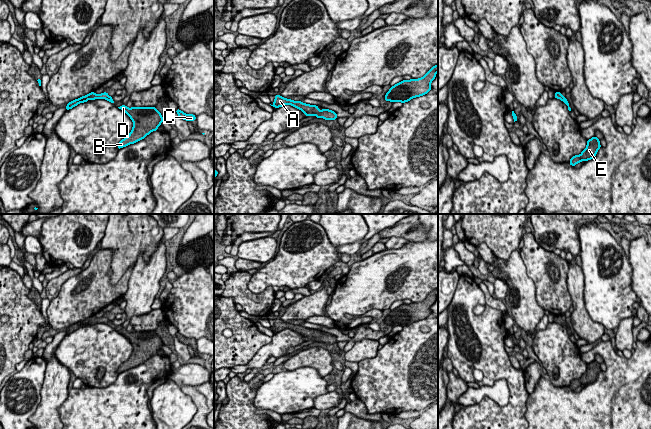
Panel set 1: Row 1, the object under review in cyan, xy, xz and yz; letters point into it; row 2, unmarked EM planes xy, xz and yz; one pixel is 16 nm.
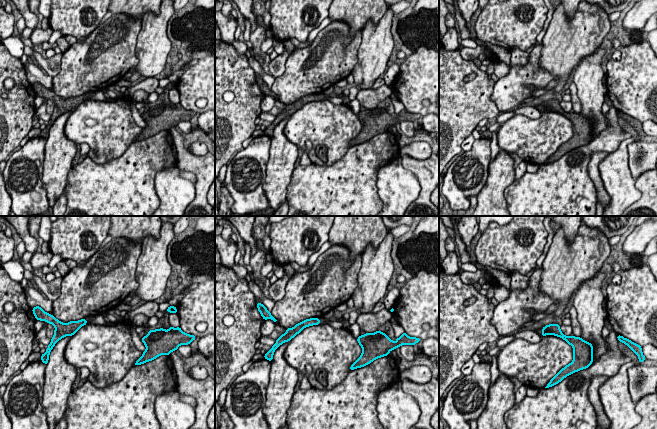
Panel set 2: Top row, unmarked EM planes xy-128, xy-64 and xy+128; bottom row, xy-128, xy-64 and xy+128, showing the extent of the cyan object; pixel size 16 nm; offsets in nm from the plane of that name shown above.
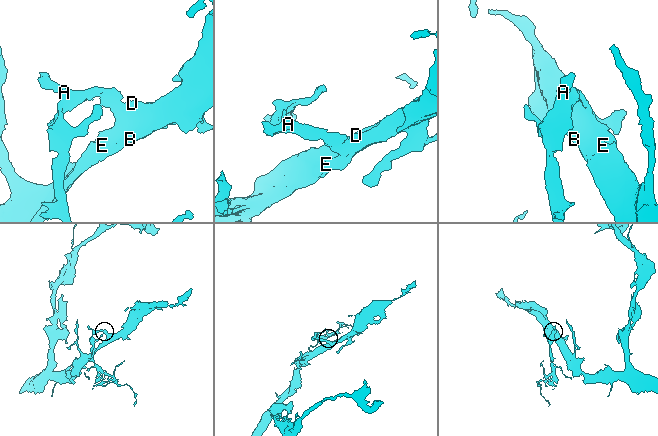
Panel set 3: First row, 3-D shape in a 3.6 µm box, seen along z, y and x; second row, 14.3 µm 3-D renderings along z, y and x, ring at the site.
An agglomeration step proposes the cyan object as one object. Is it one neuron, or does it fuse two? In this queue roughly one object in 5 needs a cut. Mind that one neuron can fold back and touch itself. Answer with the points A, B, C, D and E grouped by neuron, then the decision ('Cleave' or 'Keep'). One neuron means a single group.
Groups: A B C D E. Keep

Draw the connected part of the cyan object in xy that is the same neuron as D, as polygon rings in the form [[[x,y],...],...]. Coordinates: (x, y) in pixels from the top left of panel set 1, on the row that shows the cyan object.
[[[126,105],[118,107],[125,112],[133,122],[131,132],[127,137],[122,139],[117,148],[121,149],[130,144],[134,144],[153,131],[157,131],[158,127],[164,121],[161,113],[156,107],[131,107],[128,108]]]

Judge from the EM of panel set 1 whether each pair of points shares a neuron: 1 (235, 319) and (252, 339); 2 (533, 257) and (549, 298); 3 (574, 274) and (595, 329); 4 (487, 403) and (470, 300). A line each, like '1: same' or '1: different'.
1: same
2: same
3: same
4: same

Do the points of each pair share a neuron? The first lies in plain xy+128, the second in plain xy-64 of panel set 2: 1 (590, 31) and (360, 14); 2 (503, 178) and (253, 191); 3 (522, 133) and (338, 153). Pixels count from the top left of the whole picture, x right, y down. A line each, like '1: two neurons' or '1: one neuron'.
1: one neuron
2: two neurons
3: one neuron

